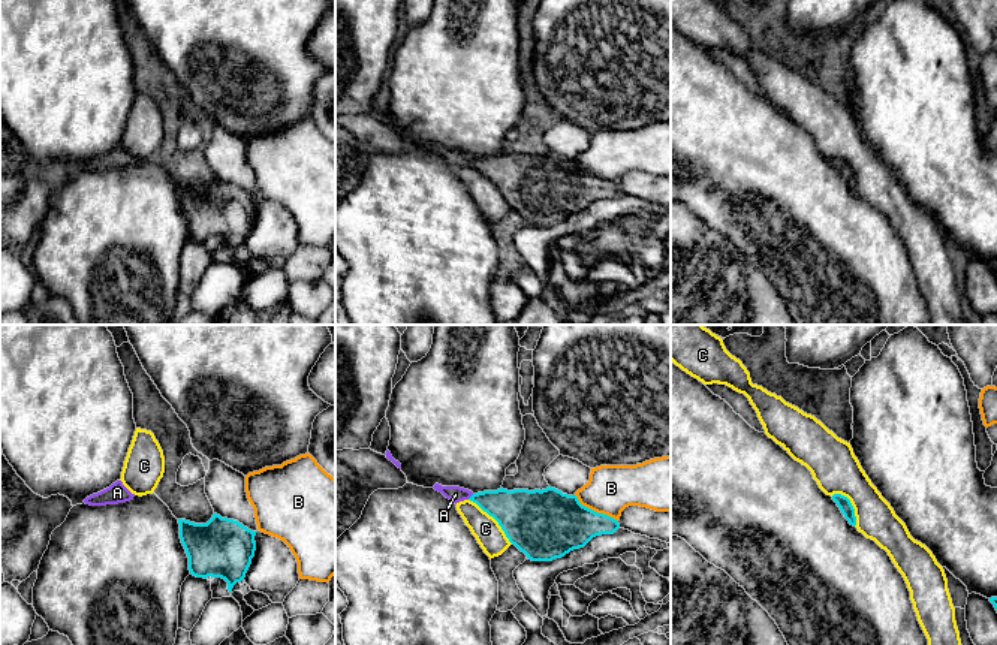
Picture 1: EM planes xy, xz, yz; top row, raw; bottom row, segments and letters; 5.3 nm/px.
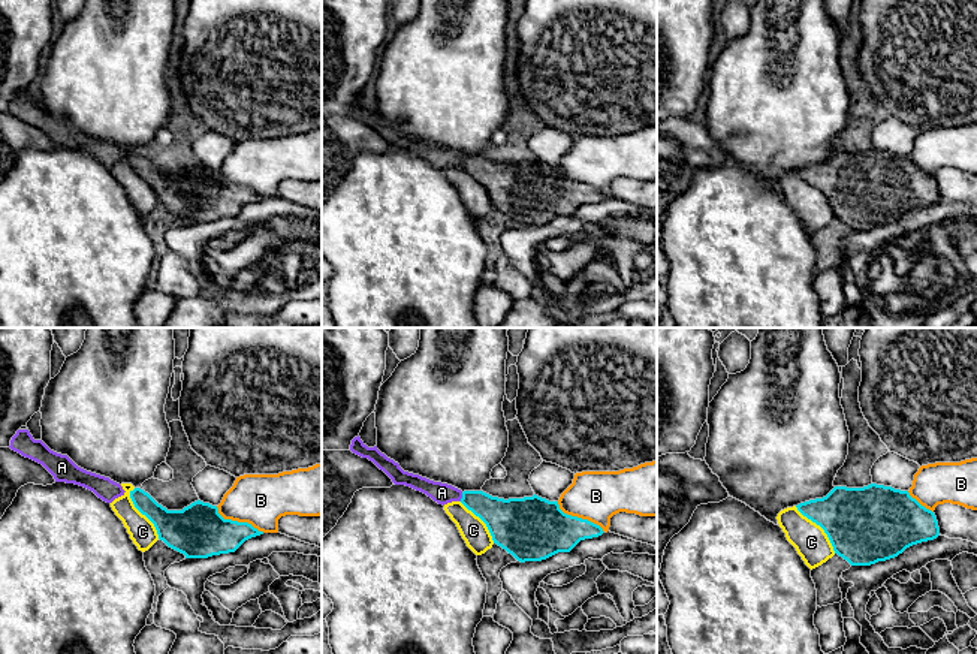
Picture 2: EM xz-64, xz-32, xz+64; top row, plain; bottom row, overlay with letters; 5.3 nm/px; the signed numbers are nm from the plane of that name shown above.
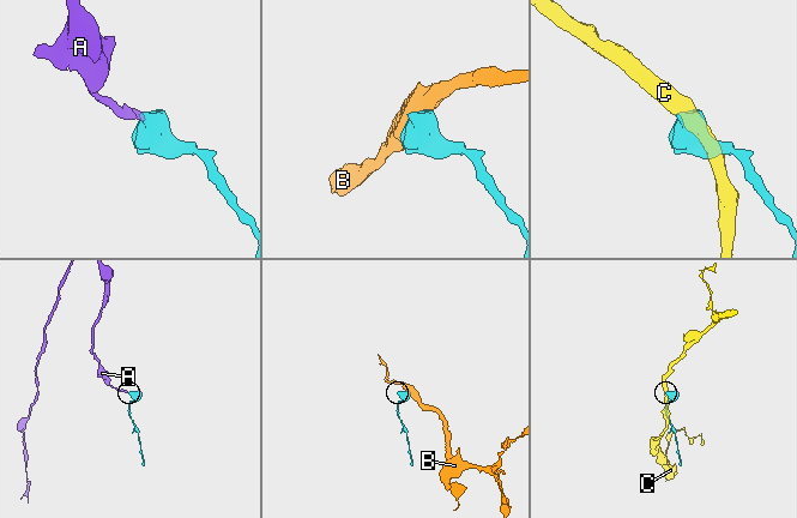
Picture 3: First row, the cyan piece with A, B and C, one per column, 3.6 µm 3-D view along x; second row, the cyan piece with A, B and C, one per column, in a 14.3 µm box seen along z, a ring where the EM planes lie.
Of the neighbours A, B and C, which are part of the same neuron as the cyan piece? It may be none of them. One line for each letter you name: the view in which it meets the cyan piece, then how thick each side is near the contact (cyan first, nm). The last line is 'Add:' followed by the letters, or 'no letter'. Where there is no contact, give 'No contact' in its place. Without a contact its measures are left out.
A: Touches cyan in xz. Thickness 220 nm (cyan) against 90 nm
Add: A

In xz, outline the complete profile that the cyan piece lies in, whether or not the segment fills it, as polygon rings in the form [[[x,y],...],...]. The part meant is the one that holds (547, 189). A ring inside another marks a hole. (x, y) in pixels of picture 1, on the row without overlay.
[[[433,151],[455,169],[464,165],[476,168],[484,177],[493,181],[506,202],[531,226],[552,226],[573,214],[584,213],[593,202],[614,199],[620,189],[617,184],[597,178],[582,171],[576,160],[567,160],[548,151],[546,154],[497,154],[473,159],[460,151]]]

